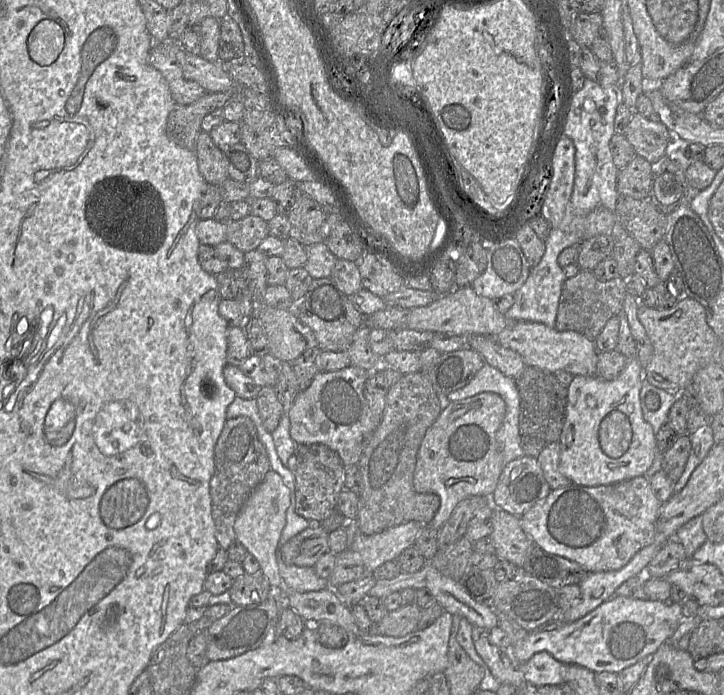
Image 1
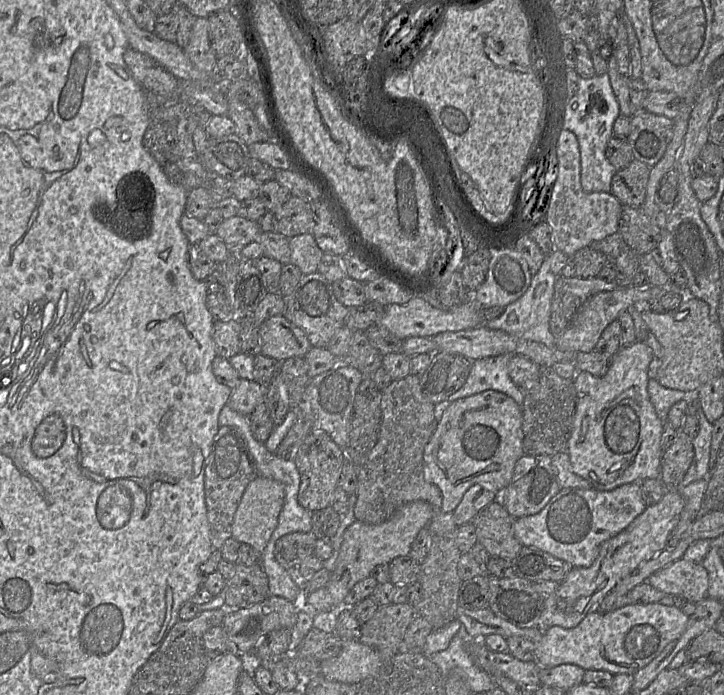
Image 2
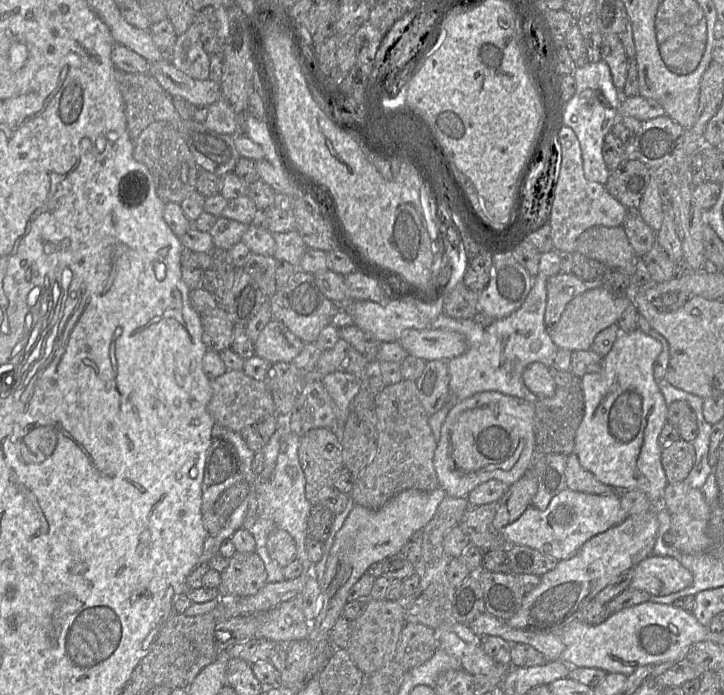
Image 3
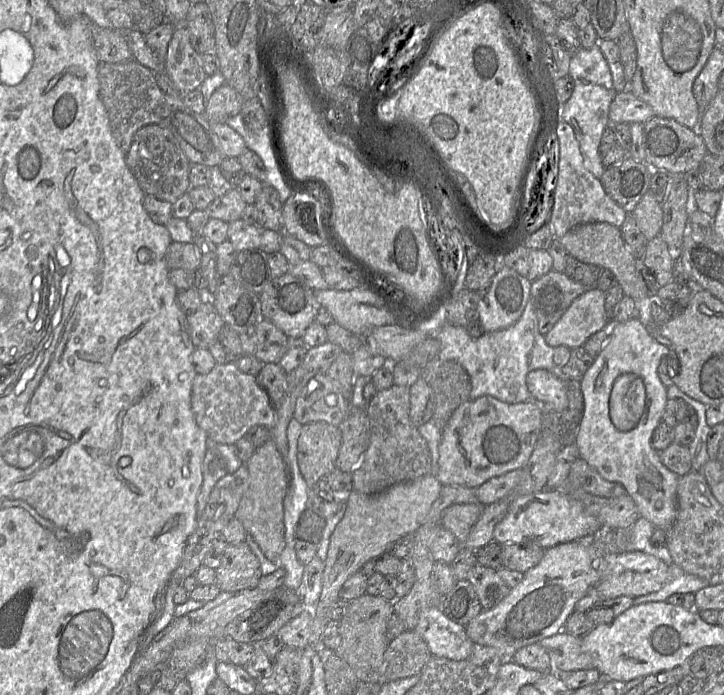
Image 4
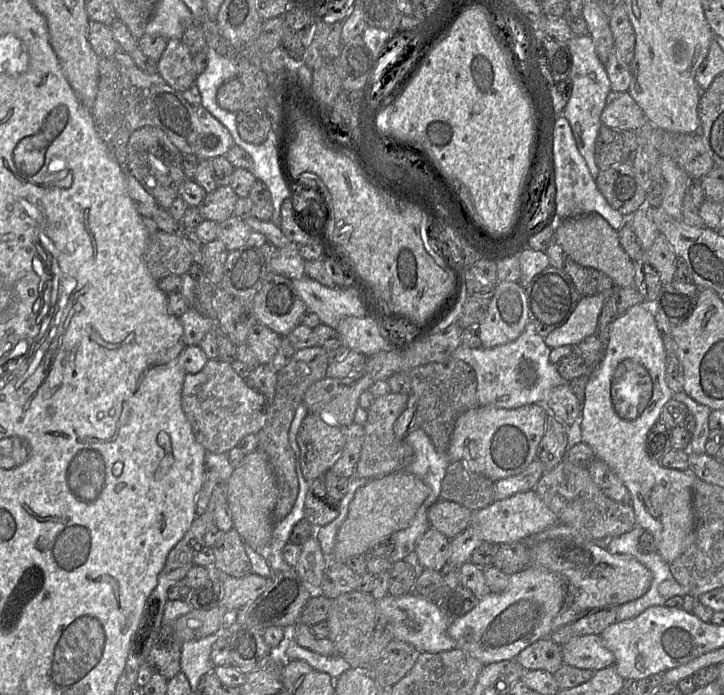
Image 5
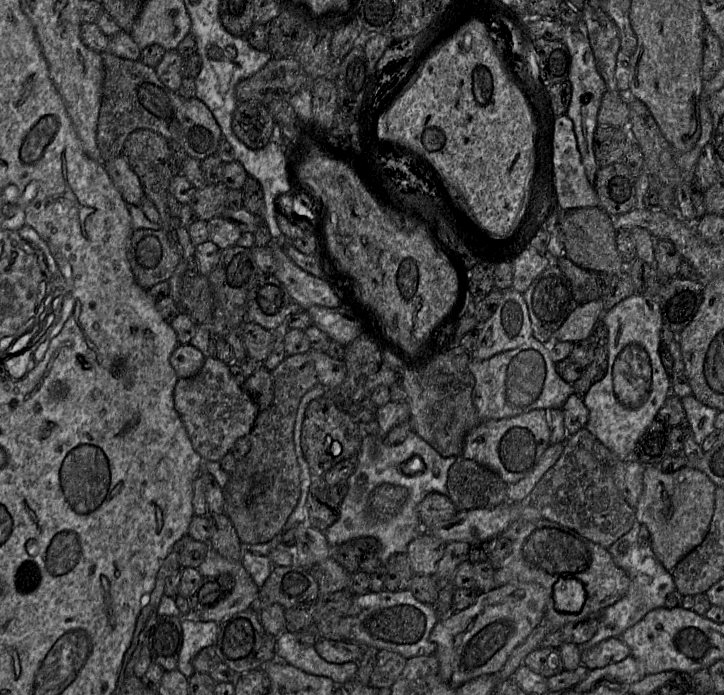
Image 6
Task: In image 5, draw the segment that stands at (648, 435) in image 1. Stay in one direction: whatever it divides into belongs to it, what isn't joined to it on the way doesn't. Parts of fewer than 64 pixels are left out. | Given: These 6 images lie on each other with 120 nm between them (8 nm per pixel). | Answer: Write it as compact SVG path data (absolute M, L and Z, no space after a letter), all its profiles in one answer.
M644 302L619 314L611 325L604 354L590 371L585 388L582 416L576 427L576 440L589 445L598 460L606 463L620 478L631 496L636 525L654 536L657 552L669 564L678 558L694 540L695 519L692 507L692 486L696 475L687 470L664 468L649 457L646 440L652 426L660 420L664 405L673 398L666 382L666 351L662 334L656 325L653 307Z

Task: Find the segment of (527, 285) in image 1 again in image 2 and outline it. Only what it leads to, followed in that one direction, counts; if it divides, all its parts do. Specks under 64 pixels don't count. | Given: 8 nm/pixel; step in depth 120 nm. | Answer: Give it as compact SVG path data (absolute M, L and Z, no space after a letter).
M546 255L540 269L532 276L526 292L516 301L508 304L499 317L483 324L491 329L503 330L519 340L531 340L554 346L556 337L550 330L550 314L554 284L558 276L551 271L550 255Z

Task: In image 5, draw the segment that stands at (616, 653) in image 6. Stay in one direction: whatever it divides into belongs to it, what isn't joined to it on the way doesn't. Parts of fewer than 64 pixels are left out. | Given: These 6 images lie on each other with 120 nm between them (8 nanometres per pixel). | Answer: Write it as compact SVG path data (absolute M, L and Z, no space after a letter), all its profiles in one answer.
M600 635L573 636L561 650L563 663L580 669L599 671L615 662Z

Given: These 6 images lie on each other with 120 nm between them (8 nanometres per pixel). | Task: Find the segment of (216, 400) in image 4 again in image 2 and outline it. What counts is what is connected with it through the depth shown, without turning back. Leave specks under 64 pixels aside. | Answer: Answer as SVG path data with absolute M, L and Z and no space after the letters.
M240 378L239 383L231 389L225 405L235 412L250 416L256 406L265 402L266 387L255 380Z

